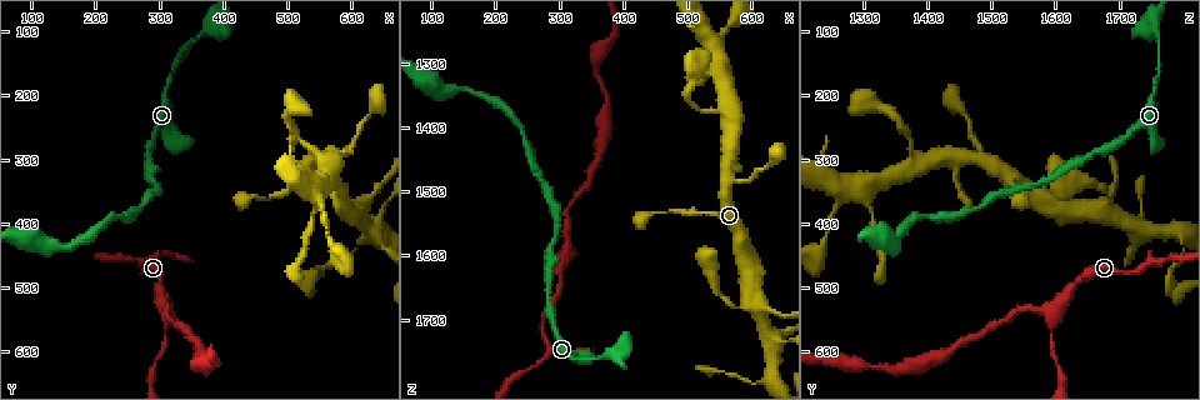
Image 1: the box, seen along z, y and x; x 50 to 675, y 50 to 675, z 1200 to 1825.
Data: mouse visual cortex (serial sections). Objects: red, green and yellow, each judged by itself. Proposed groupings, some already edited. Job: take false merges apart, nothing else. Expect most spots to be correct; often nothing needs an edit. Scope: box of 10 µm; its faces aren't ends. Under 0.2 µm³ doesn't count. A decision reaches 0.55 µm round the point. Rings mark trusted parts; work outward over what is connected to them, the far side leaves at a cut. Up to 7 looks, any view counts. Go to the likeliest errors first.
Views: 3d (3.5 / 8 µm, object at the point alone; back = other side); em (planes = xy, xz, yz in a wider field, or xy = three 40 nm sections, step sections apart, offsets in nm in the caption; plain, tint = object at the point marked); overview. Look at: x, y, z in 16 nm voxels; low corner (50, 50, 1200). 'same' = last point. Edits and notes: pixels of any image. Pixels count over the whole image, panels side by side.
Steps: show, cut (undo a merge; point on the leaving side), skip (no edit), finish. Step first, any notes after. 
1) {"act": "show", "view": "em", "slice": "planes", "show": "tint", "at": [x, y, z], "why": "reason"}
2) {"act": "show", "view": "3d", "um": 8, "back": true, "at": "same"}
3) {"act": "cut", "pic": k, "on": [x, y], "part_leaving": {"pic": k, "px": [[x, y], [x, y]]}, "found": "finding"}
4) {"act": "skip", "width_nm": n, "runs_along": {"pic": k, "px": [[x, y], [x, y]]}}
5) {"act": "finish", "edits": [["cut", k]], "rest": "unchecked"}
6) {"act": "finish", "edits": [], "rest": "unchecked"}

{"act": "show", "view": "3d", "um": 3.5, "back": true, "at": [310, 535, 1595], "why": "a narrow waist"}

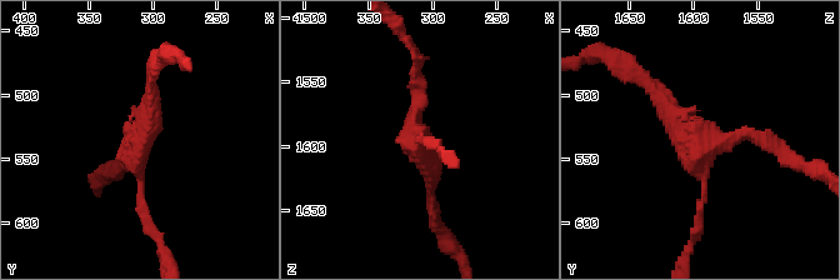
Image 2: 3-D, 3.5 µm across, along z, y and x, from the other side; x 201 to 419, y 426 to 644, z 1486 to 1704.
{"act": "show", "view": "em", "slice": "xy", "step": 5, "show": "plain", "at": [312, 536, 1596], "why": "now the EM"}

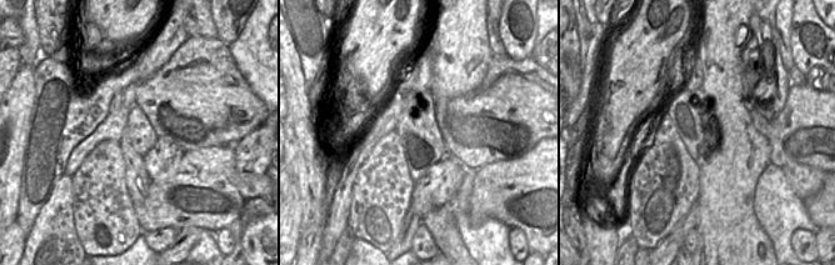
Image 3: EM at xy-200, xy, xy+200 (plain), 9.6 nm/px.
{"act": "show", "view": "em", "slice": "xy", "step": 5, "show": "tint", "at": "same"}

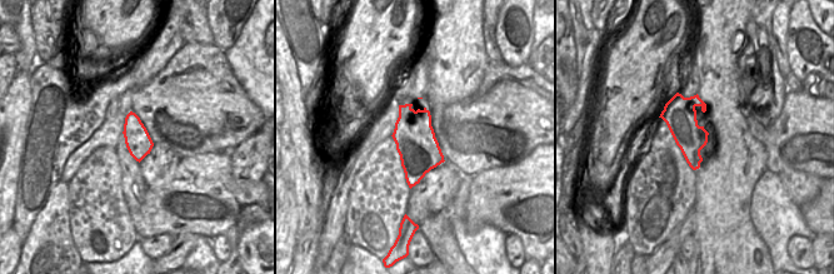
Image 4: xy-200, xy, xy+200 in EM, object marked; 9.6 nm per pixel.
{"act": "skip", "found": "one cell here"}

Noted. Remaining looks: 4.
{"act": "show", "view": "3d", "um": 3.5, "at": [275, 460, 1760], "why": "abrupt turn"}

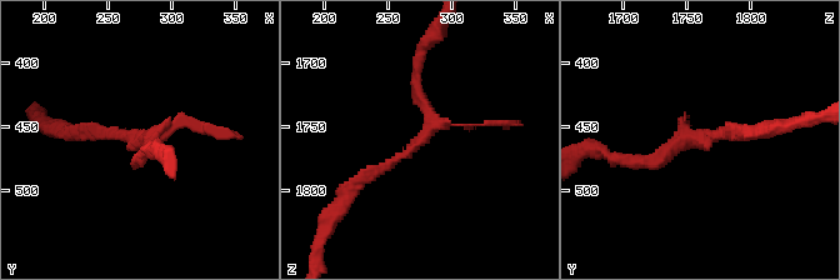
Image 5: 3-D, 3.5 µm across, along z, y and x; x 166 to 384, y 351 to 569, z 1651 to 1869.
{"act": "show", "view": "em", "slice": "xy", "step": 1, "show": "tint", "at": [278, 458, 1760], "why": "now the EM"}

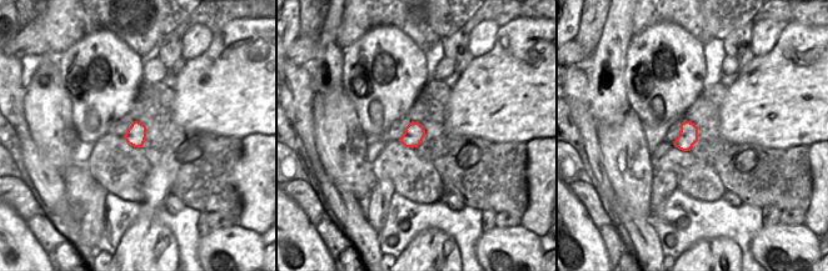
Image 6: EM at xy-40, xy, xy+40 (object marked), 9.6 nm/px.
{"act": "skip", "runs_along": {"pic": 5, "px": [[418, 68], [429, 131], [353, 186]]}, "found": "continuous, no second cell"}

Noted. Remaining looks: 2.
{"act": "show", "view": "em", "slice": "xy", "step": 3, "show": "tint", "at": [350, 115, 1755], "why": "a narrow waist"}

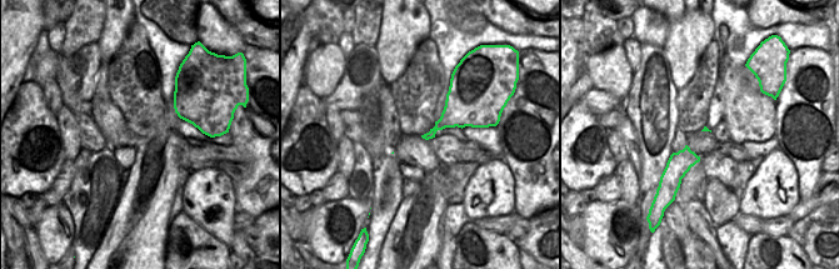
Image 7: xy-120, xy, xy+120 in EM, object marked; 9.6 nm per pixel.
{"act": "show", "view": "3d", "um": 3.5, "back": true, "at": "same", "why": "see where the arms go"}

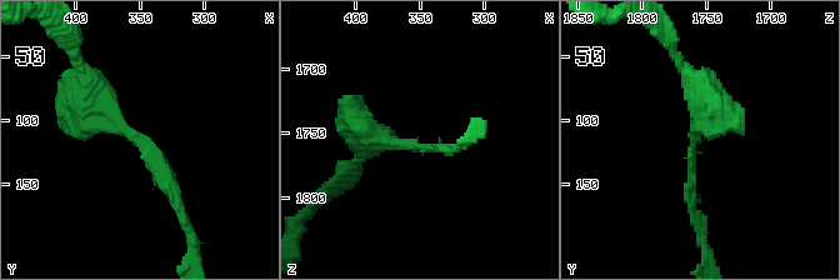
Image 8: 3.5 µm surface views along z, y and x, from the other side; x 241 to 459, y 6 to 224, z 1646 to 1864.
{"act": "skip", "found": "all the same cell"}

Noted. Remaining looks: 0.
{"act": "finish", "edits": [], "rest": "unchecked"}

